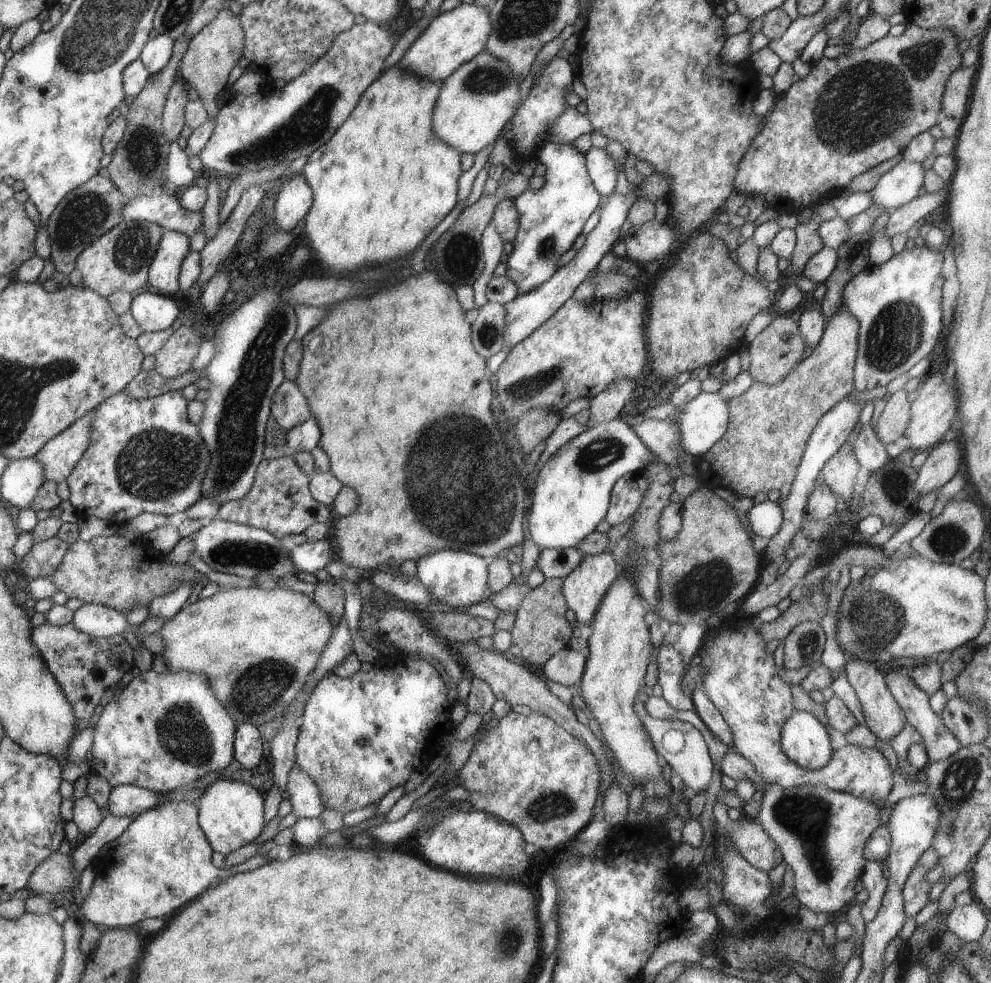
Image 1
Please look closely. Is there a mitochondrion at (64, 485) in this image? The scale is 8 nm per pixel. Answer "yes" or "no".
no

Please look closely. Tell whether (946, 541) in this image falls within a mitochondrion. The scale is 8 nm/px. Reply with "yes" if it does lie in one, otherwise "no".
yes

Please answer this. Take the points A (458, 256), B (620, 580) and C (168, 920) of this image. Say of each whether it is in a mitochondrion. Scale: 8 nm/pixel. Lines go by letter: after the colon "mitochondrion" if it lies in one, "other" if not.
A: mitochondrion
B: other
C: other

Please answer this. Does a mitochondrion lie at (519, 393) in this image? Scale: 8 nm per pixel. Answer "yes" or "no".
yes

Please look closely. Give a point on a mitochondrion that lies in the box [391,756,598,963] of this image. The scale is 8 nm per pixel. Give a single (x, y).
(550, 807)

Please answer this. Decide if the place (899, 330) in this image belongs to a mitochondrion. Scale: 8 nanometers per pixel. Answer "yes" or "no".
yes

